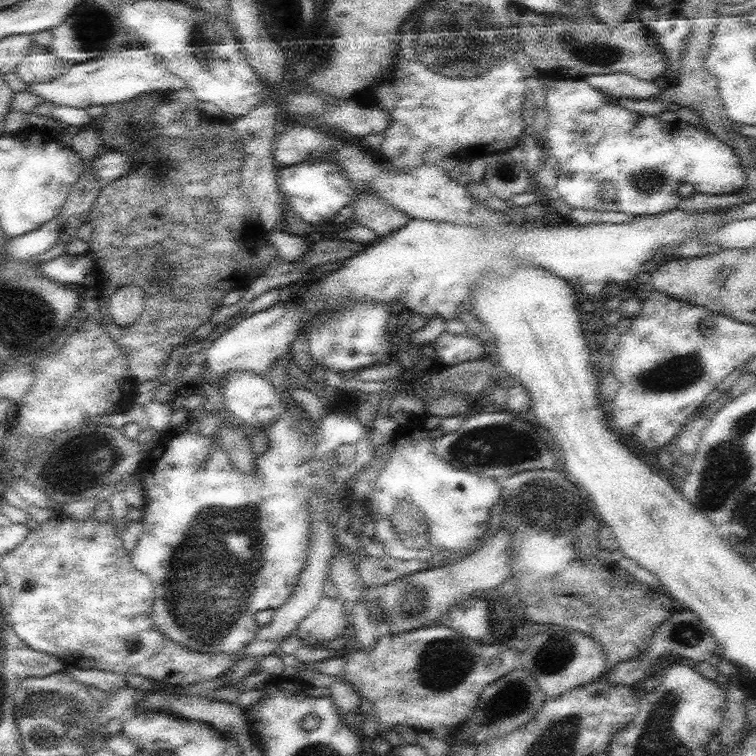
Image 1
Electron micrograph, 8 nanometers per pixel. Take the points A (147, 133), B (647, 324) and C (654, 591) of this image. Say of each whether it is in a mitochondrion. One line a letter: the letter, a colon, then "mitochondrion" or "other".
A: mitochondrion
B: other
C: other

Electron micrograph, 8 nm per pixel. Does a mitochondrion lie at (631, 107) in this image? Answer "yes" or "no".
no

